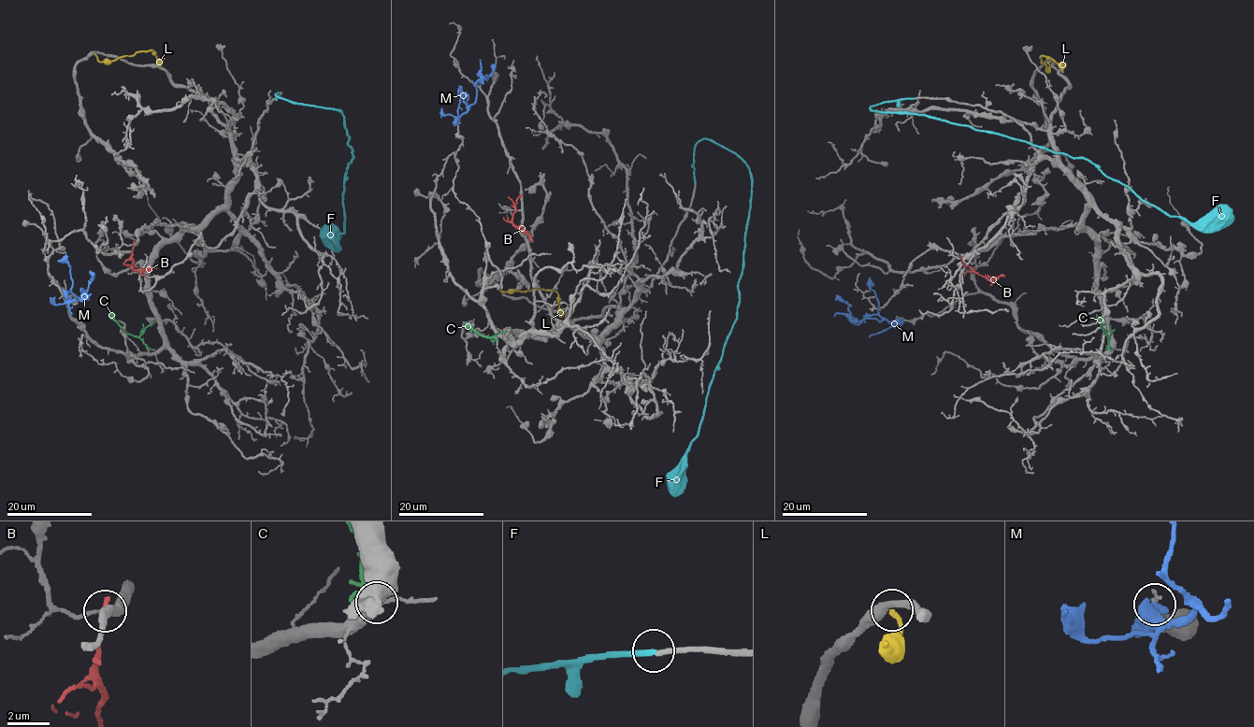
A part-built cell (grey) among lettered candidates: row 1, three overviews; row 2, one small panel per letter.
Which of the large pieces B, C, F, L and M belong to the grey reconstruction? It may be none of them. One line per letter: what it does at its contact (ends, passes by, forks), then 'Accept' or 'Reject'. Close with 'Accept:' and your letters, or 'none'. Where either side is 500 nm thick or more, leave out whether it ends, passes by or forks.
B: It ends there. Reject
C: It ends there. Reject
F: It ends there. Accept
L: It ends there. Reject
M: Reject
Accept: F

